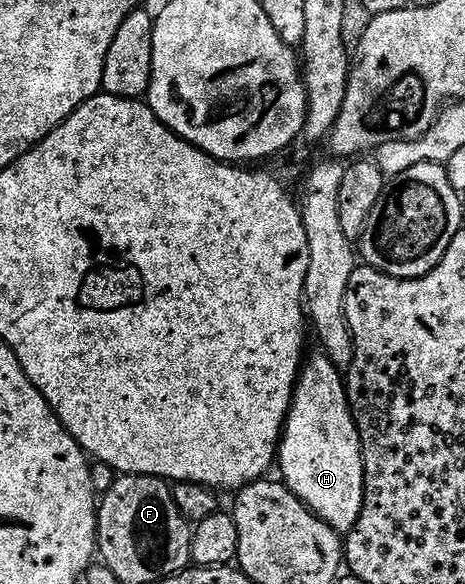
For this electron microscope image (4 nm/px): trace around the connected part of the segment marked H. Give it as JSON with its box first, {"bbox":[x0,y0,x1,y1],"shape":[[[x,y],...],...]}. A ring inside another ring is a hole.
{"bbox":[278,353,364,533],"shape":[[[319,353],[312,360],[309,358],[303,364],[300,372],[300,378],[296,380],[296,389],[292,393],[292,407],[288,410],[288,417],[284,424],[282,438],[278,448],[278,467],[280,463],[280,471],[283,482],[288,490],[294,492],[300,498],[300,502],[308,508],[312,514],[316,515],[323,523],[329,523],[335,531],[348,533],[355,528],[356,522],[360,520],[360,514],[364,508],[364,450],[360,444],[360,431],[356,428],[356,417],[352,414],[352,406],[348,404],[348,389],[346,386],[345,376],[342,374],[341,368],[337,367],[327,354]]]}

